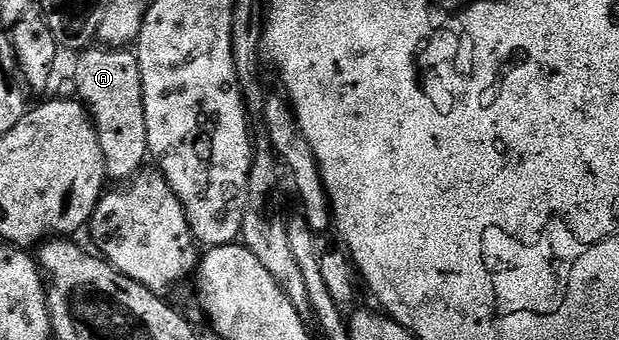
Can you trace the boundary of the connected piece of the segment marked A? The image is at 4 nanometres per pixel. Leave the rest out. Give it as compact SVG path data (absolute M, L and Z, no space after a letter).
M93 45L82 50L77 59L77 92L76 98L84 103L93 128L99 139L99 149L105 158L105 174L110 180L124 181L133 178L146 166L149 155L147 141L147 121L143 113L143 77L139 73L139 61L136 54L129 49L114 49L104 45Z

